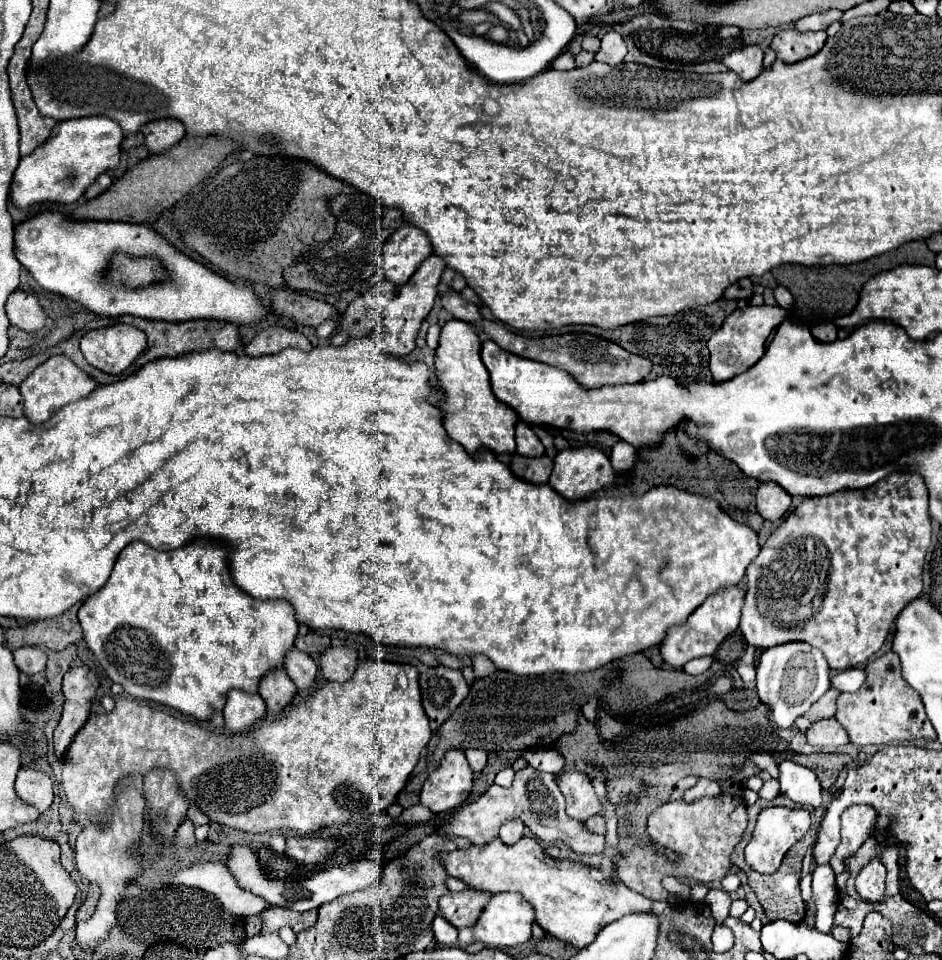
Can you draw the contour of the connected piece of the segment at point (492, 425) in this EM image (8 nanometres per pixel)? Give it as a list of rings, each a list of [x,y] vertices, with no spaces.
[[[451,320],[441,326],[439,346],[435,350],[433,372],[435,372],[435,380],[437,380],[435,388],[441,392],[441,398],[433,394],[429,400],[431,400],[431,404],[435,404],[439,408],[441,424],[443,424],[447,436],[451,436],[451,440],[461,444],[469,454],[477,454],[481,448],[485,448],[493,454],[513,454],[515,452],[515,424],[519,422],[519,418],[511,408],[507,408],[493,396],[489,372],[481,360],[481,340],[479,340],[479,334],[473,324],[467,324],[463,320]]]

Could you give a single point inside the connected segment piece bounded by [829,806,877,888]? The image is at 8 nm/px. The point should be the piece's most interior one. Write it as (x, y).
(856, 821)

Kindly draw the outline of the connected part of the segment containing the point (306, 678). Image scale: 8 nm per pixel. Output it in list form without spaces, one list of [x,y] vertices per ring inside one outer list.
[[[297,648],[285,656],[285,670],[295,682],[297,690],[309,690],[317,676],[317,664]]]

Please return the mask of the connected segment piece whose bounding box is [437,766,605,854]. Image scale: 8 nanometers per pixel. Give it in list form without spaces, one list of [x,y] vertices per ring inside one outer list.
[[[531,766],[519,770],[515,774],[515,784],[511,788],[491,786],[479,800],[455,810],[449,814],[437,832],[447,836],[463,836],[471,844],[489,844],[499,836],[501,824],[507,820],[521,820],[539,840],[557,842],[561,840],[569,850],[577,854],[603,854],[605,840],[601,834],[589,832],[585,822],[573,820],[565,814],[565,798],[557,788],[556,776],[551,773],[539,772]]]

